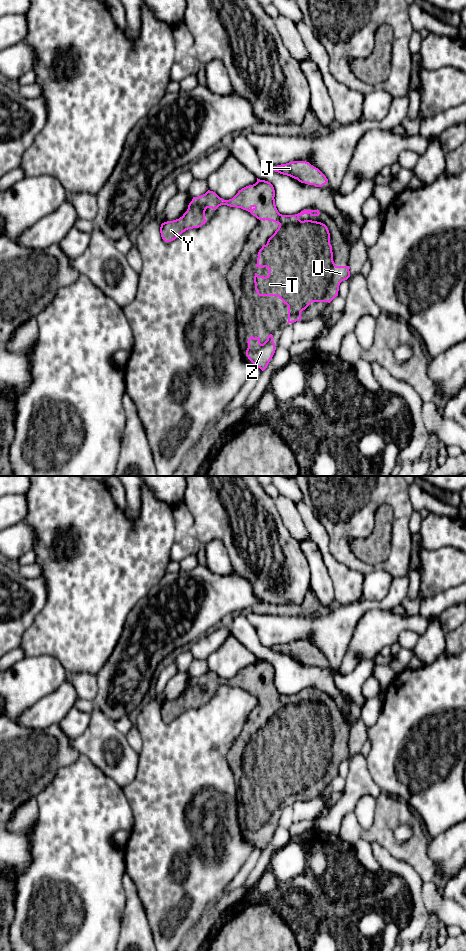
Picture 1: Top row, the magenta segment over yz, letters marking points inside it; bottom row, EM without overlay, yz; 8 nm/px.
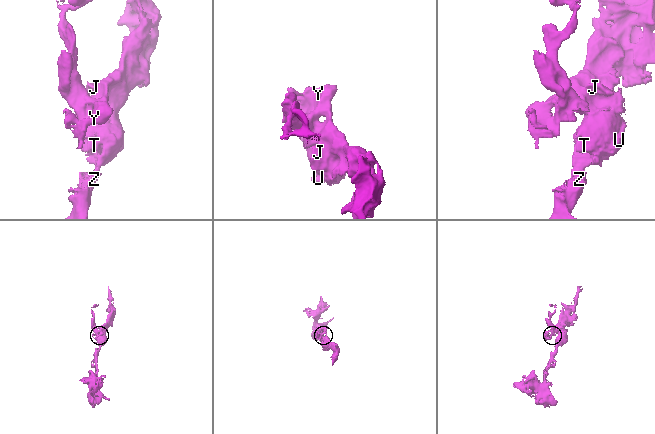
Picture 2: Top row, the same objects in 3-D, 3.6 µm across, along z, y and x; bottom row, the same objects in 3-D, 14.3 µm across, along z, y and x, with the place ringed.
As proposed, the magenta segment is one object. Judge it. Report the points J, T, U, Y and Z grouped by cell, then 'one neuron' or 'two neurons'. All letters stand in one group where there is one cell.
J T U Y Z; one neuron

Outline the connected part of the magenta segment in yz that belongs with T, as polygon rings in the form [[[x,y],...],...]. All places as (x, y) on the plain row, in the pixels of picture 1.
[[[257,658],[253,665],[246,666],[229,680],[220,678],[215,672],[208,670],[199,677],[193,677],[187,691],[182,697],[161,704],[160,713],[165,722],[171,722],[188,709],[199,708],[207,702],[207,688],[216,690],[221,685],[241,688],[250,692],[259,700],[269,700],[279,704],[278,709],[268,719],[258,732],[256,747],[266,747],[268,755],[258,756],[255,753],[255,770],[259,776],[276,776],[288,786],[288,802],[301,801],[301,792],[312,782],[330,783],[338,776],[339,765],[350,757],[349,746],[336,746],[333,741],[330,713],[327,706],[321,702],[304,700],[299,697],[304,694],[319,696],[319,690],[303,690],[295,695],[282,695],[275,685],[275,670],[273,665]]]

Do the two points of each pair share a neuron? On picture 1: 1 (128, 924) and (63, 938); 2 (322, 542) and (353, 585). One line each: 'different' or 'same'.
1: different
2: same

